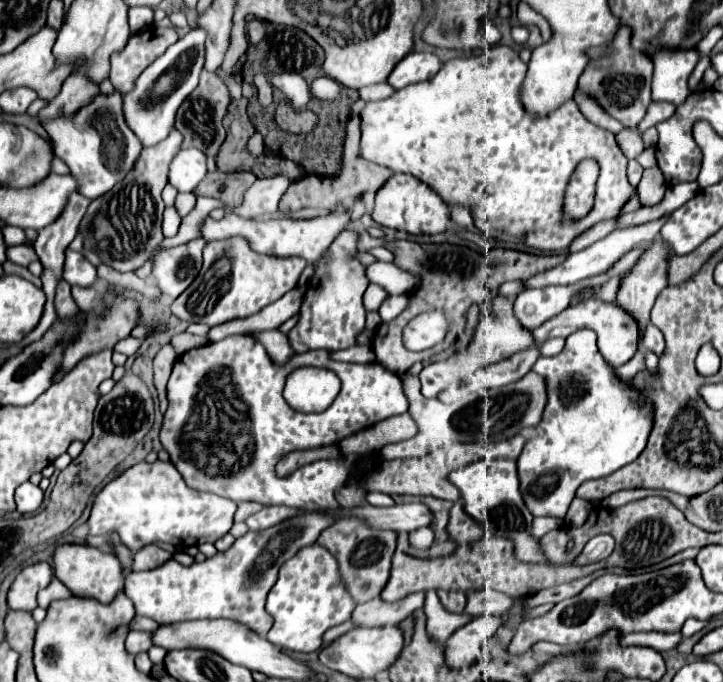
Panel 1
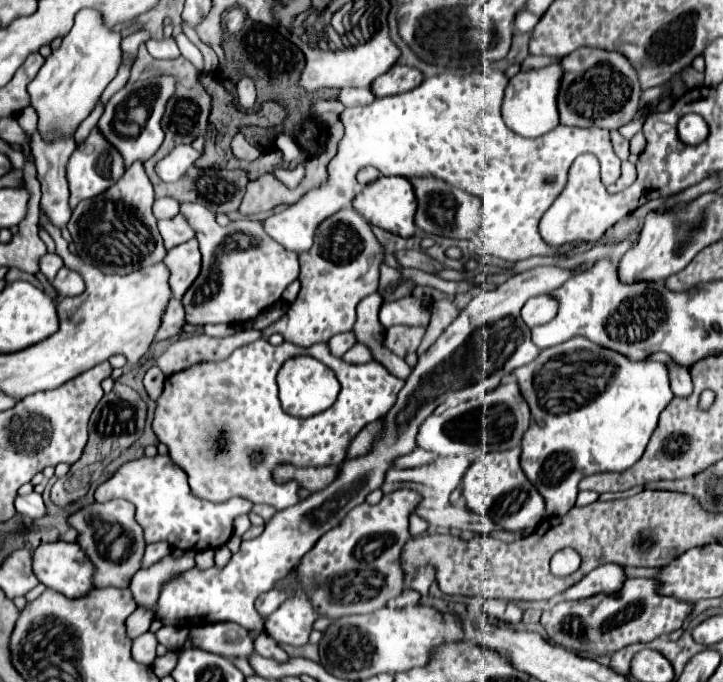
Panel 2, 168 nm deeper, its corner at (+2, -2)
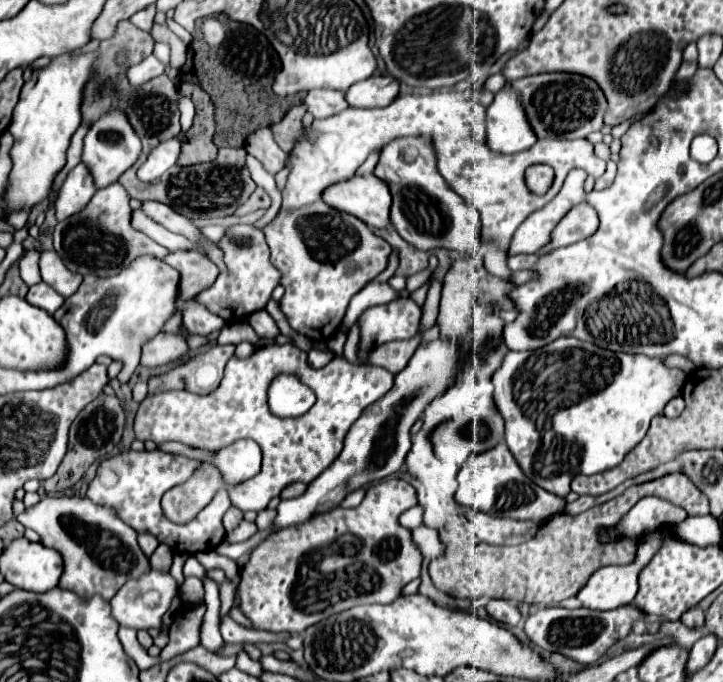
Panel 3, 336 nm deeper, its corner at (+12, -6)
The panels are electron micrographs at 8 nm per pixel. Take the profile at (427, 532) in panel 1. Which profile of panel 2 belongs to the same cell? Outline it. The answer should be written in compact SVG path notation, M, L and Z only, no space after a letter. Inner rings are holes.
M410 515L410 535L412 537L418 537L418 535L424 535L428 529L428 523L416 515Z

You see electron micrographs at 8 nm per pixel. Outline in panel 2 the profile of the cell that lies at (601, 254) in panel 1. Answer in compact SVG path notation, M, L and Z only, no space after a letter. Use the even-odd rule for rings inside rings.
M584 263L574 269L534 267L510 277L496 291L478 291L474 299L464 307L464 311L454 319L454 323L440 335L440 339L424 355L418 357L418 365L412 369L412 375L406 379L406 385L398 393L394 409L384 417L384 431L372 453L344 461L338 479L330 487L326 487L324 491L316 491L290 509L278 511L274 515L274 521L270 519L266 523L262 535L250 541L242 541L240 551L232 555L226 567L194 567L166 581L160 589L156 605L150 609L154 619L162 621L162 625L174 627L234 621L250 633L262 633L264 617L254 607L256 599L262 593L270 591L278 577L284 577L292 567L296 567L304 553L310 551L326 531L340 525L346 513L364 503L368 493L380 489L386 469L392 467L392 459L402 453L410 453L416 447L414 437L418 425L446 401L446 395L450 391L458 389L460 401L476 397L482 391L498 387L498 383L514 369L534 361L542 349L534 345L530 329L520 317L524 301L534 295L558 289L578 271L588 271L590 267L592 263Z

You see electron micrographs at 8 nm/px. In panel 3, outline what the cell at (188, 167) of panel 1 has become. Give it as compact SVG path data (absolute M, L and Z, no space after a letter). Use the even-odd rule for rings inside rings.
M168 139L162 145L156 145L150 151L148 159L140 165L138 179L140 181L154 181L164 171L168 171L172 165L176 165L178 155L180 155L180 139Z

